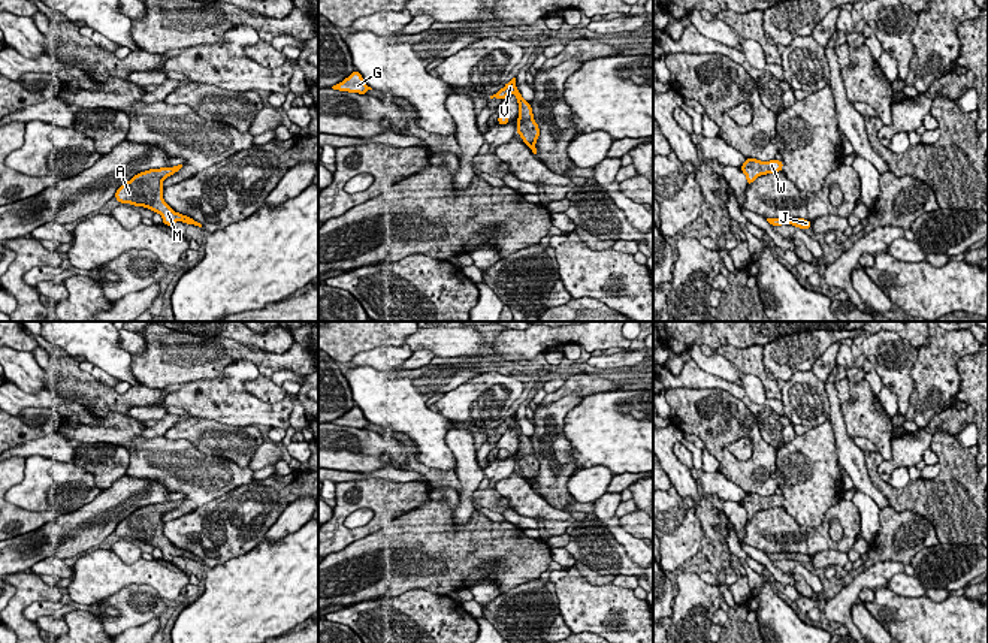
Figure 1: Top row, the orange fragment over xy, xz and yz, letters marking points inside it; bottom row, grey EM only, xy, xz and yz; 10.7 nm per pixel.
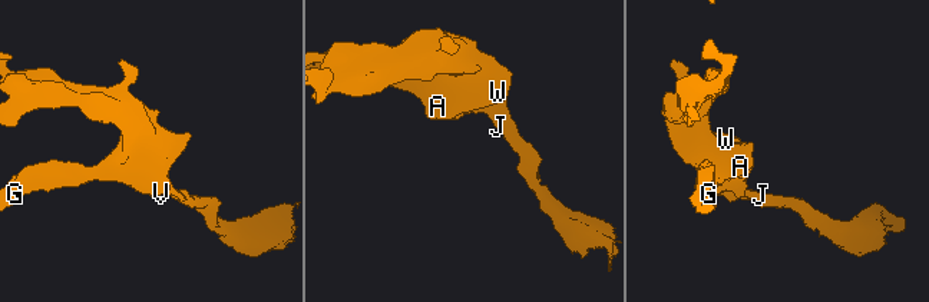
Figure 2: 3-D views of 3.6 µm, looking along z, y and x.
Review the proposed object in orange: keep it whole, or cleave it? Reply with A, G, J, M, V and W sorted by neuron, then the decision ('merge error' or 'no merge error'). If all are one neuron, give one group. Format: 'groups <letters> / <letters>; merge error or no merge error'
groups A G J M V W; no merge error

